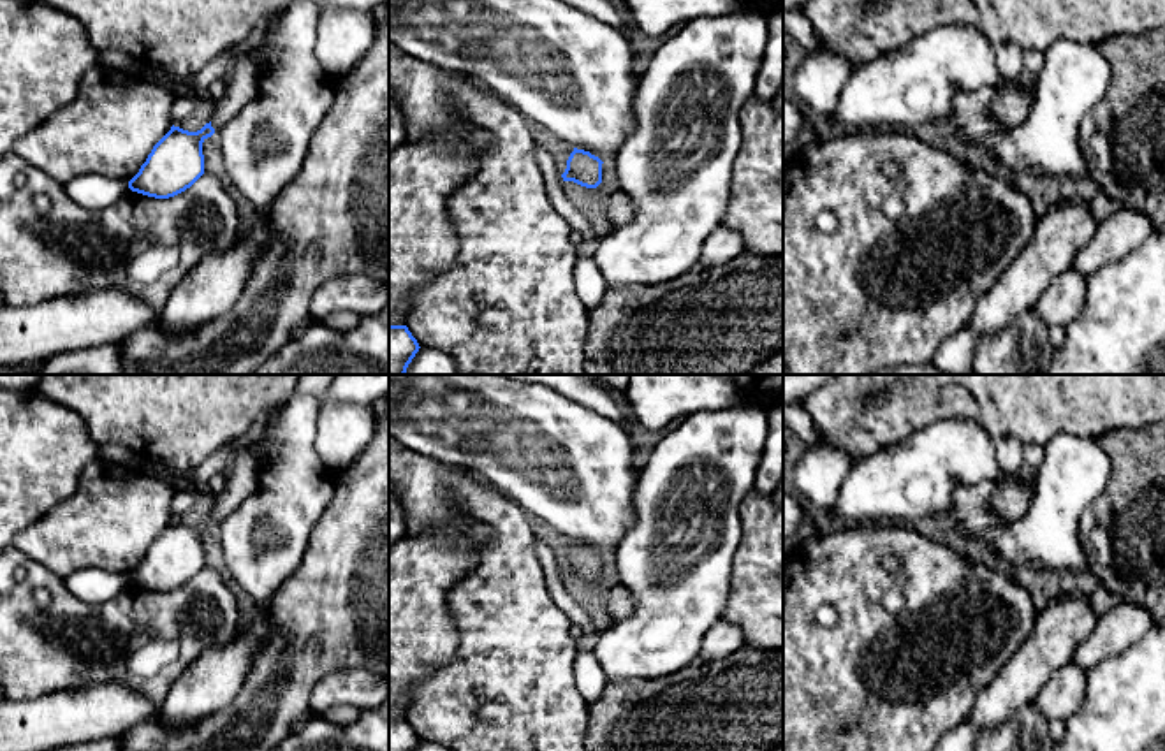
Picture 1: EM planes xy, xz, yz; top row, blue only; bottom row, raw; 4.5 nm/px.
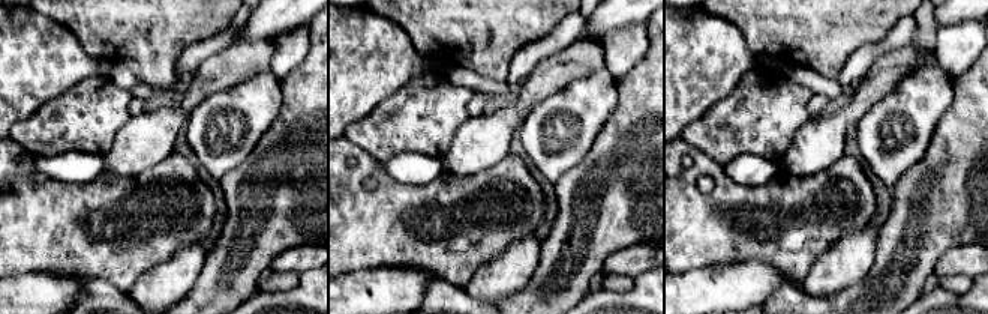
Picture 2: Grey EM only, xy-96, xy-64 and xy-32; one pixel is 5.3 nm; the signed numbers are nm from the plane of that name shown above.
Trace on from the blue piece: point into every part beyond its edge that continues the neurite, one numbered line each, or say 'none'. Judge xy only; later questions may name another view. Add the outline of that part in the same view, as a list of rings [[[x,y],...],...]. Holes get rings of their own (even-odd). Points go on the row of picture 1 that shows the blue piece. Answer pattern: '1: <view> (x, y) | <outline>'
1: xy (243, 83) | [[[250,53],[241,58],[227,79],[227,88],[211,118],[215,132],[234,118],[259,91],[264,58]]]

